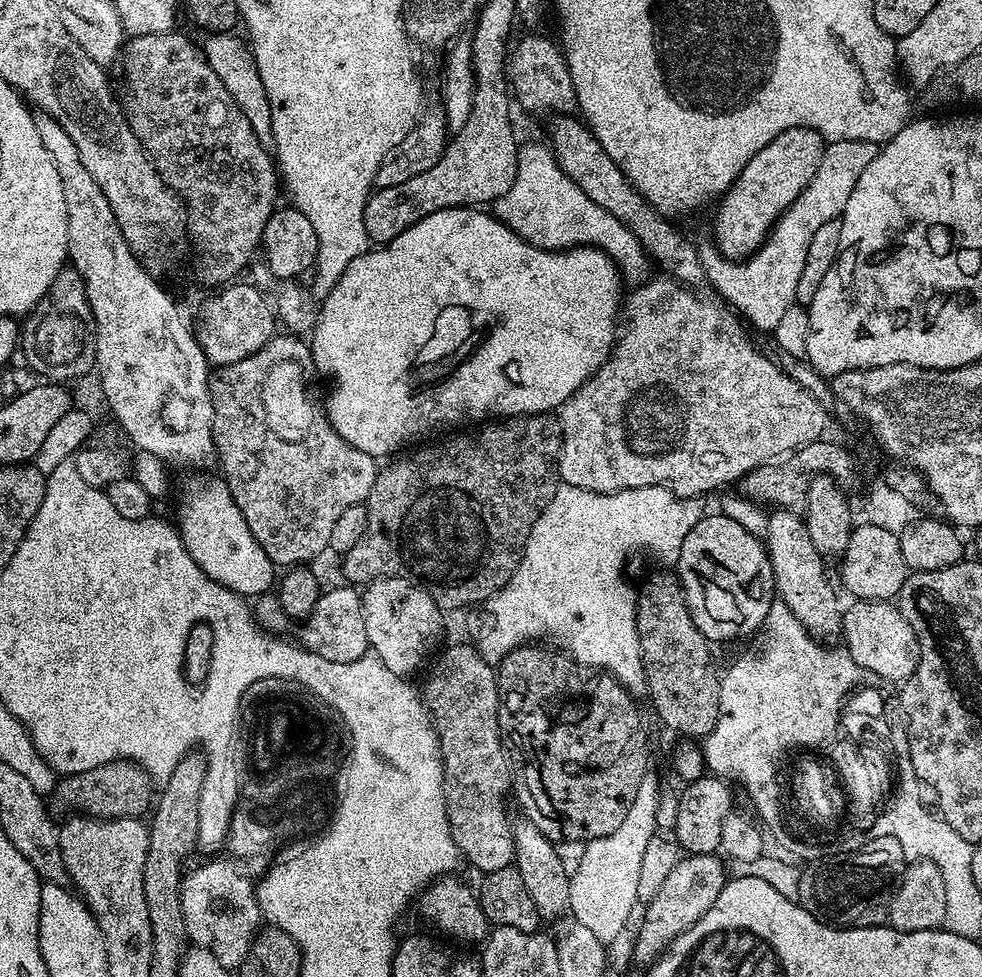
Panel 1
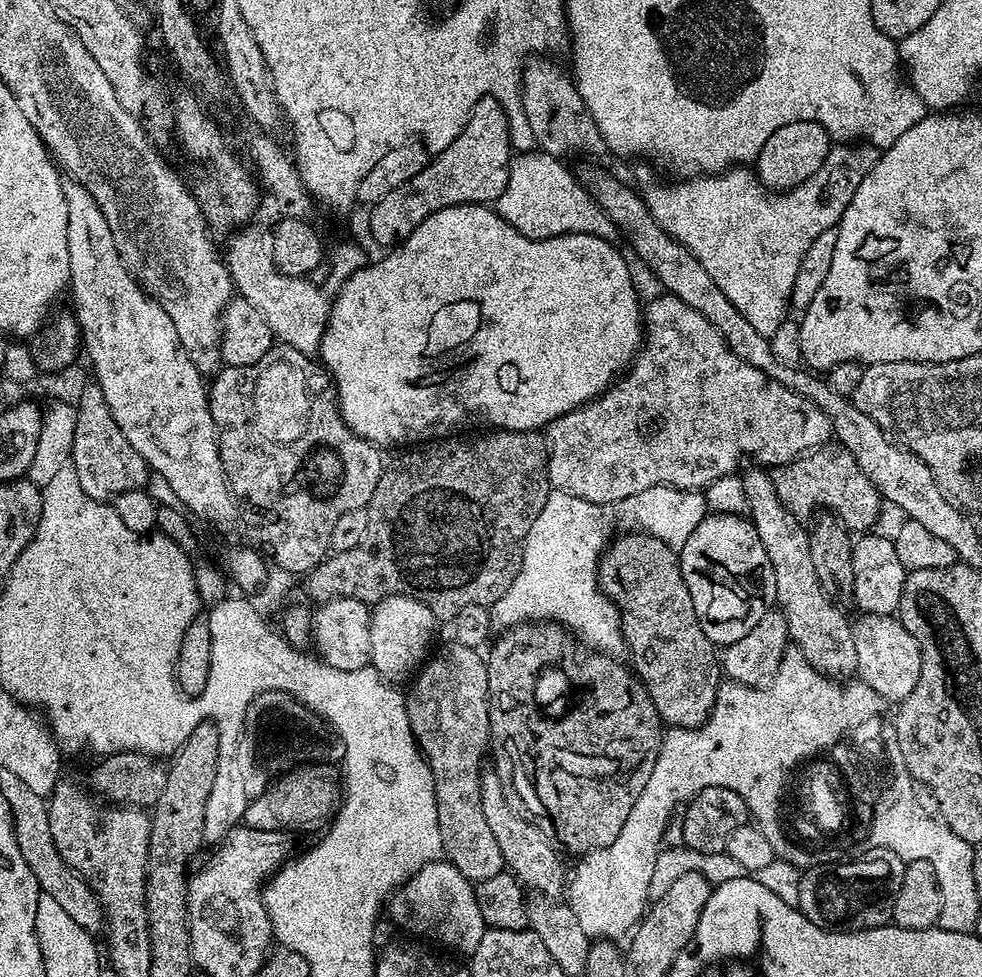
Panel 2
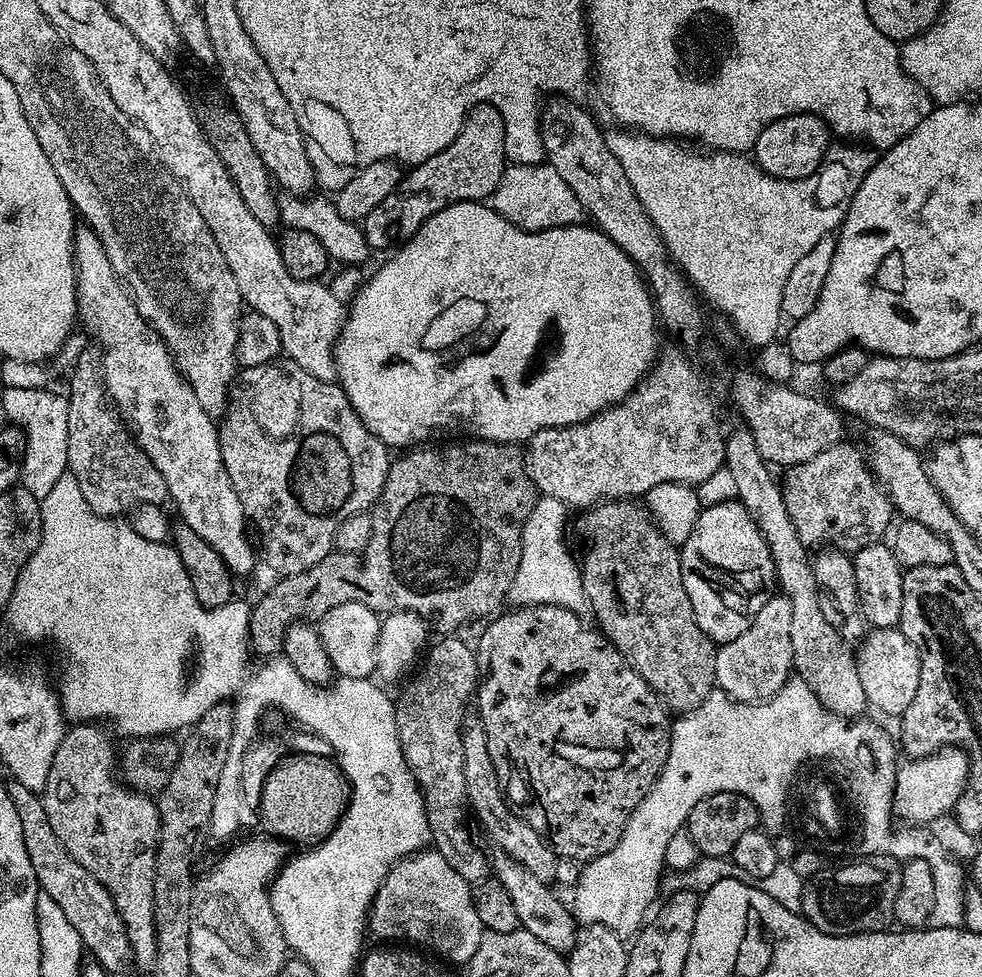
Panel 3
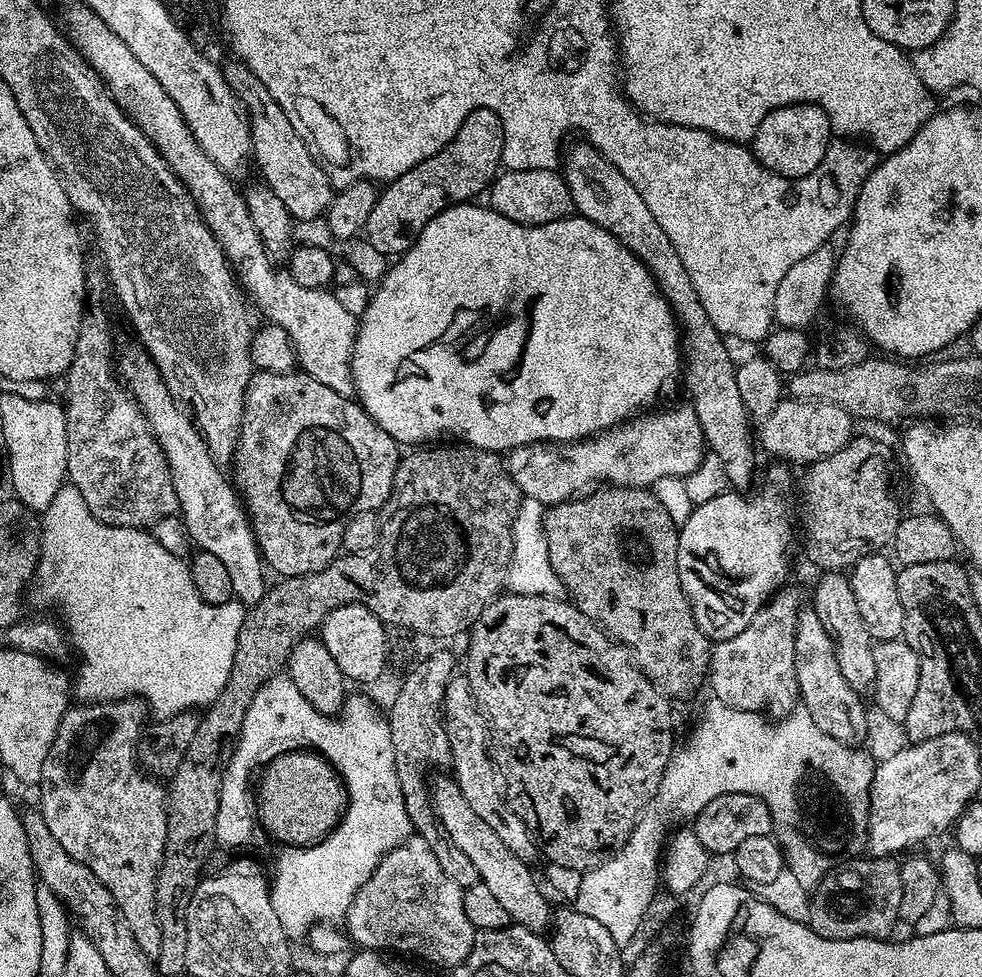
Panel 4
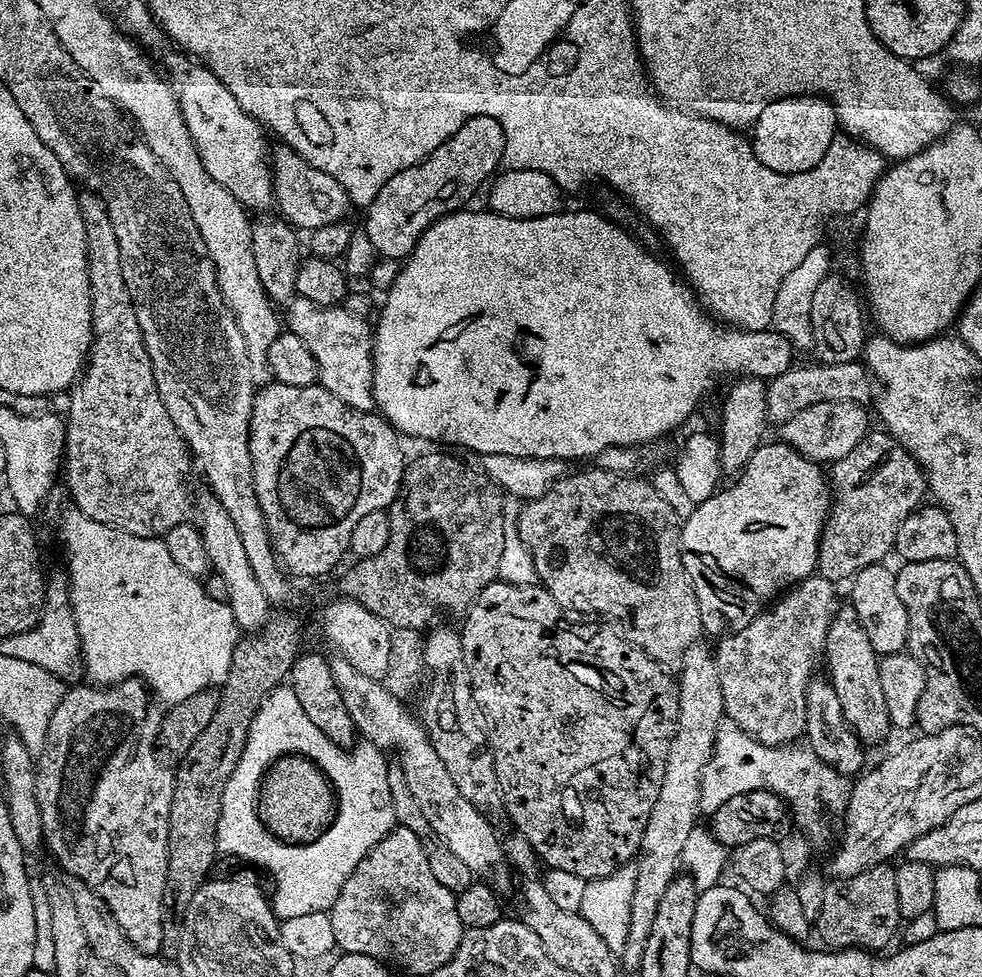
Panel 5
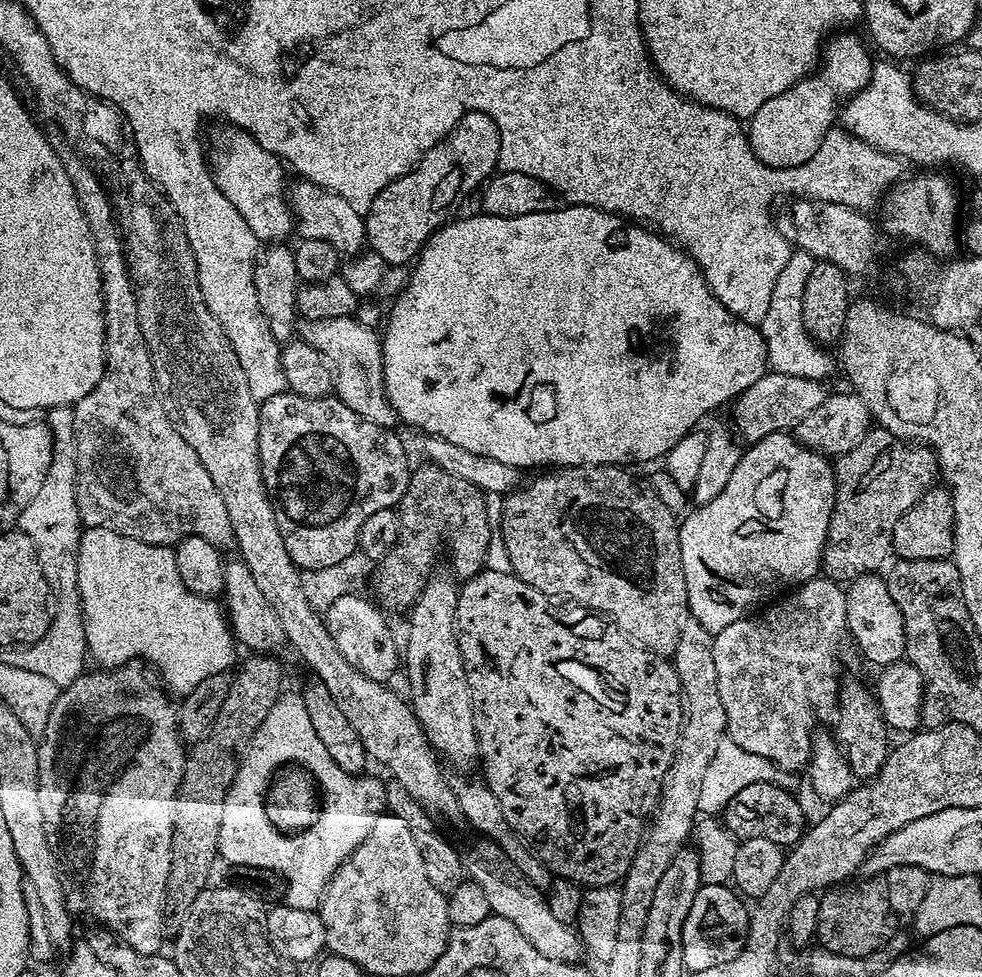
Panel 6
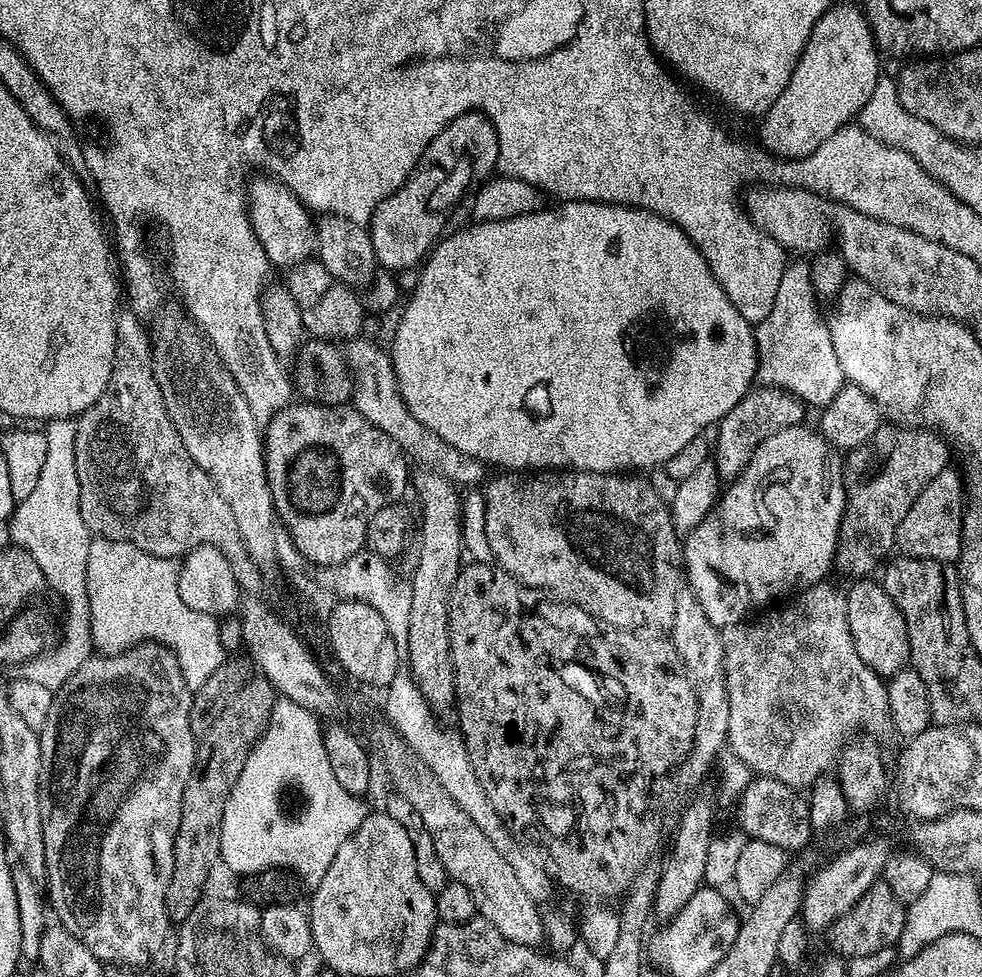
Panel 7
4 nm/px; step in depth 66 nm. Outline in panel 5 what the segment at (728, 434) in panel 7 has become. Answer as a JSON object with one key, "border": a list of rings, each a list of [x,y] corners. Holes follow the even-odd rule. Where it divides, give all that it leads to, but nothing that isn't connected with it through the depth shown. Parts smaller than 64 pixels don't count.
{"border":[[[811,362],[788,368],[782,374],[767,381],[766,410],[768,419],[772,422],[783,422],[794,414],[806,410],[806,406],[814,406],[818,402],[854,402],[867,405],[873,399],[874,388],[870,383],[869,373],[863,363],[850,364],[821,364]],[[869,384],[869,385],[868,385]]]}

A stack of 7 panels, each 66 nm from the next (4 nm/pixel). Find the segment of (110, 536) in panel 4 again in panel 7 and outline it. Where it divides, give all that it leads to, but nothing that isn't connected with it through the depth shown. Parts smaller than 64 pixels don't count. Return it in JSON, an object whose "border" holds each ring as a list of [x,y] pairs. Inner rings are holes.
{"border":[[[103,538],[93,539],[90,546],[90,558],[86,558],[86,586],[90,594],[90,630],[92,631],[92,647],[97,653],[113,656],[119,652],[125,652],[127,648],[132,648],[135,644],[143,644],[151,642],[166,646],[176,655],[178,666],[182,670],[182,674],[186,678],[188,687],[195,690],[202,686],[202,682],[206,682],[206,678],[210,678],[210,674],[214,674],[214,670],[218,670],[218,666],[223,664],[226,659],[226,653],[218,636],[217,617],[210,614],[202,614],[198,610],[190,610],[190,606],[186,606],[186,602],[182,602],[182,598],[178,594],[178,578],[176,577],[178,564],[176,560],[167,560],[166,558],[158,558],[154,554],[146,554],[146,550],[138,550],[138,546],[134,546],[130,542],[118,542],[117,540],[106,540]]]}

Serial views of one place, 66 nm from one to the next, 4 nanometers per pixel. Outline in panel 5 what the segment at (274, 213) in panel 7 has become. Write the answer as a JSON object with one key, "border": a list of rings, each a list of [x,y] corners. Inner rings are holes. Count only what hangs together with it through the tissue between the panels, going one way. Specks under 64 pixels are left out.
{"border":[[[171,51],[164,56],[163,71],[206,174],[225,188],[229,197],[240,203],[241,209],[271,209],[274,204],[272,169],[270,144],[264,141],[265,129],[238,106],[238,98],[230,94],[228,87],[208,69],[207,64],[197,62],[183,51]]]}

